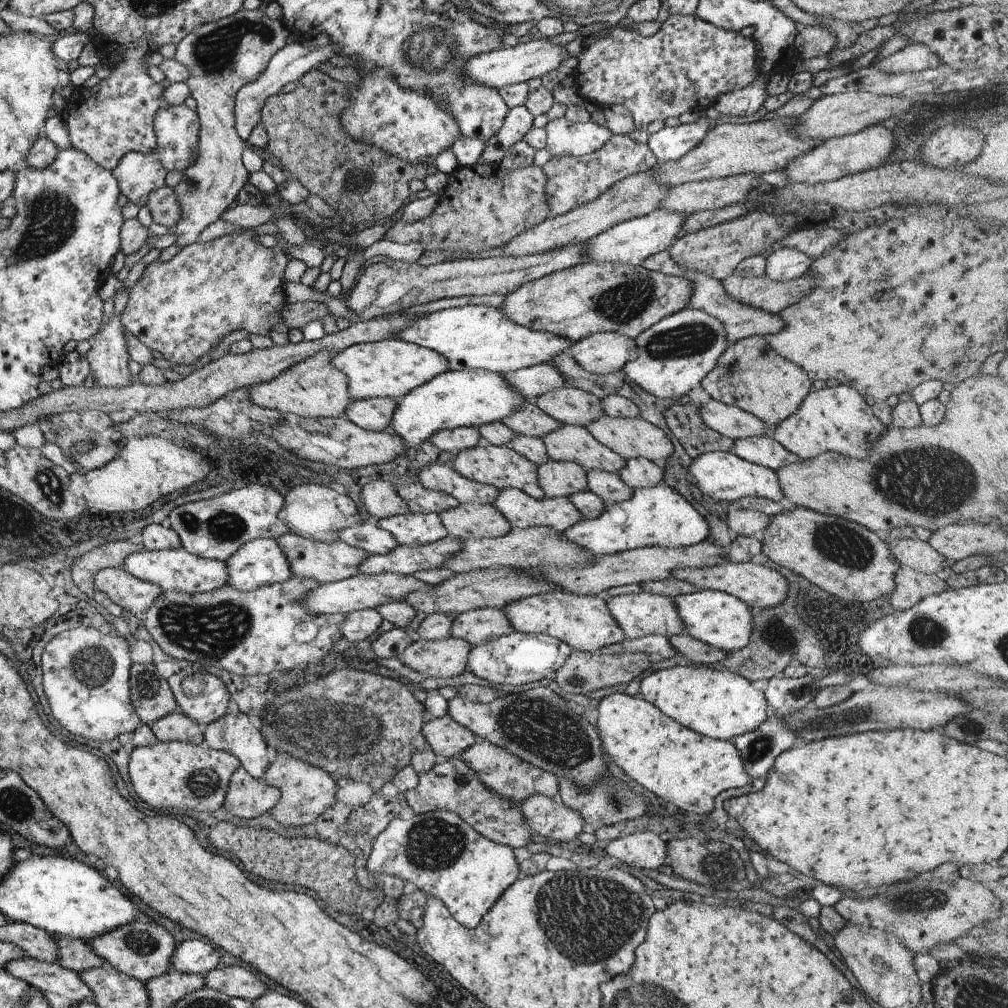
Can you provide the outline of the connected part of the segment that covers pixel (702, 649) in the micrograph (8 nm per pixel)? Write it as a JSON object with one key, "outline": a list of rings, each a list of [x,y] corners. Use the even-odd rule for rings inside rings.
{"outline":[[[684,632],[674,637],[668,637],[670,646],[679,654],[683,654],[696,665],[717,666],[722,660],[727,660],[727,652],[696,640]]]}

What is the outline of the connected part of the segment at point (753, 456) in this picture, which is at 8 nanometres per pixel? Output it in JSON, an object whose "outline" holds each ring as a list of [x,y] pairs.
{"outline":[[[752,436],[751,438],[734,440],[734,446],[730,452],[742,460],[774,471],[788,464],[801,461],[796,454],[788,452],[782,444],[766,436]]]}

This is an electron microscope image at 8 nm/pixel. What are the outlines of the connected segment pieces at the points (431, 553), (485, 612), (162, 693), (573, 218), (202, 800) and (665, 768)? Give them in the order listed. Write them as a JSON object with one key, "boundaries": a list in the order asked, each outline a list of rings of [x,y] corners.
{"boundaries":[[[[447,535],[439,542],[421,546],[399,545],[388,554],[368,553],[368,558],[362,560],[362,564],[358,566],[358,572],[368,575],[383,573],[413,575],[420,570],[440,569],[446,558],[452,558],[458,550],[462,550],[462,544],[451,535]]],[[[478,608],[462,612],[453,620],[451,637],[468,642],[471,647],[507,636],[514,631],[506,614],[498,608]]],[[[132,663],[129,674],[131,703],[143,725],[150,727],[156,720],[176,710],[176,700],[168,680],[164,680],[153,663]]],[[[642,172],[628,178],[624,178],[618,184],[614,184],[610,190],[602,194],[597,200],[589,204],[582,204],[578,208],[566,212],[554,218],[546,218],[538,226],[520,232],[516,238],[500,246],[502,257],[520,258],[522,256],[542,254],[554,248],[562,248],[568,244],[582,244],[586,240],[601,234],[622,222],[633,220],[634,218],[650,214],[658,209],[660,202],[668,194],[668,186],[658,184],[650,172]]],[[[157,742],[153,746],[134,749],[129,754],[129,775],[136,796],[154,810],[160,812],[190,812],[190,810],[218,810],[225,804],[232,774],[241,766],[240,760],[228,752],[209,748],[206,744],[196,745],[190,742]]],[[[619,693],[604,698],[598,706],[597,733],[607,759],[617,772],[633,785],[639,784],[665,803],[674,804],[686,812],[709,815],[715,808],[715,798],[721,792],[751,784],[750,774],[746,772],[740,752],[732,741],[702,736],[662,714],[644,698]]]]}

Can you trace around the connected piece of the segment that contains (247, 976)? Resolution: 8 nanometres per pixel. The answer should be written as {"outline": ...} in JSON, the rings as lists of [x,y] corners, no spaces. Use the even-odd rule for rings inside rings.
{"outline":[[[240,966],[214,967],[204,978],[206,987],[252,1002],[269,990],[250,970]]]}

